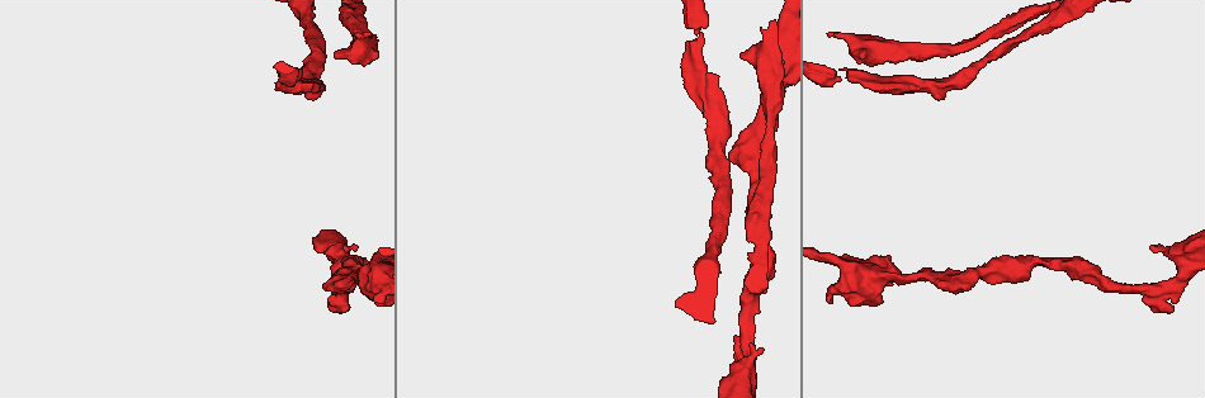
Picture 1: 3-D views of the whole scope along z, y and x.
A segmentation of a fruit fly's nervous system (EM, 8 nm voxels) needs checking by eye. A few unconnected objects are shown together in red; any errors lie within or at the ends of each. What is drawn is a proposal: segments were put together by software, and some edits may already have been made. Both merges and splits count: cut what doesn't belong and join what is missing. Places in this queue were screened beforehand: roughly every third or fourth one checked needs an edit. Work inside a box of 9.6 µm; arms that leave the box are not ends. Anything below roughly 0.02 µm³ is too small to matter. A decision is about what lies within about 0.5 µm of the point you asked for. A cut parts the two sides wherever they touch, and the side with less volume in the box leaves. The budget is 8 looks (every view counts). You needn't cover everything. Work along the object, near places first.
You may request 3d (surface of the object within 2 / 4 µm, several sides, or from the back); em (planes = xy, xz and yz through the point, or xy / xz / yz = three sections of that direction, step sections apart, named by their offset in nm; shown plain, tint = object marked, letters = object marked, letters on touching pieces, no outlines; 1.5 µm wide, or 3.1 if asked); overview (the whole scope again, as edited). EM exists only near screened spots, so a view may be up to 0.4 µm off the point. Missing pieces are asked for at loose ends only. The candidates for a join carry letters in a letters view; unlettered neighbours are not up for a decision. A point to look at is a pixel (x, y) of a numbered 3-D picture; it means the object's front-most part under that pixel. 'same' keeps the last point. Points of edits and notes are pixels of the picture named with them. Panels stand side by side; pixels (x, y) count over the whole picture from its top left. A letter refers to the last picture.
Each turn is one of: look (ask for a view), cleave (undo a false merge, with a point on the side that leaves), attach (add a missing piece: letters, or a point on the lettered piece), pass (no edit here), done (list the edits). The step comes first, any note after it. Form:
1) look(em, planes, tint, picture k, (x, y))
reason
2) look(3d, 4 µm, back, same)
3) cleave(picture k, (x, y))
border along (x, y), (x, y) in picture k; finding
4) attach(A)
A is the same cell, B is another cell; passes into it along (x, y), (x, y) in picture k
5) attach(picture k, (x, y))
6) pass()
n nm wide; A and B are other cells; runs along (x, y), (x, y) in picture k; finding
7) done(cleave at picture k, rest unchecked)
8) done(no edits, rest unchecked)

look(3d, 2 µm, back, picture 1, (838, 69))
free end

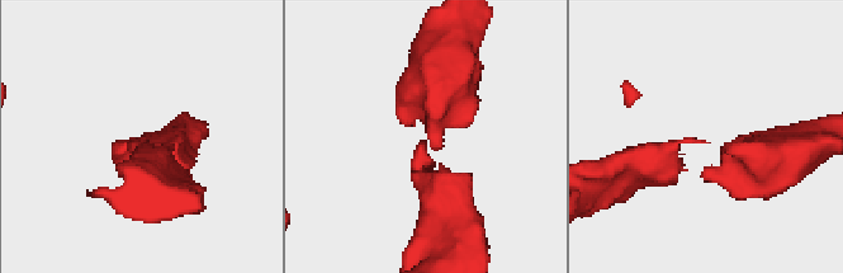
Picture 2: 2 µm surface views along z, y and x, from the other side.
look(em, xy, step 4, letters, picture 2, (136, 142))

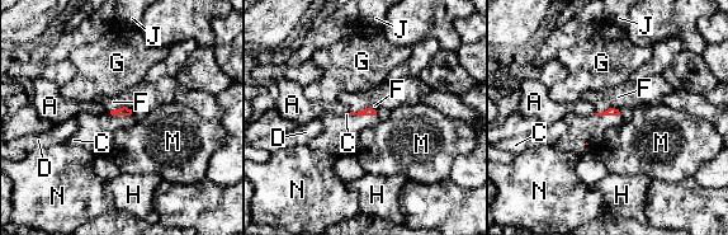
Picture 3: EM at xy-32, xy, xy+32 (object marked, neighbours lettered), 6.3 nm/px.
look(em, yz, step 4, letters, same)
cut it another way

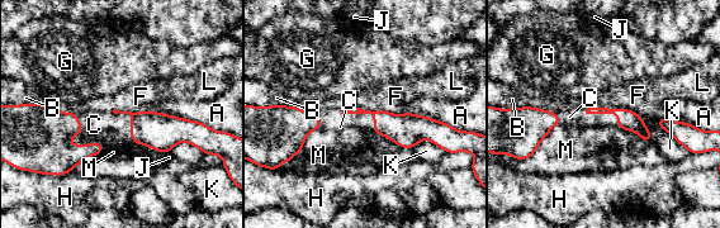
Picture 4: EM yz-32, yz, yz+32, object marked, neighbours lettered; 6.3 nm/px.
pass()
A, B, C, F, G, H, J, K, L and M are other cells; runs along (354, 110), (377, 114), (389, 126), (440, 126) in picture 4; no lettered piece goes on from it

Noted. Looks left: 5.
look(em, xy, step 8, letters, picture 1, (370, 33))
free end

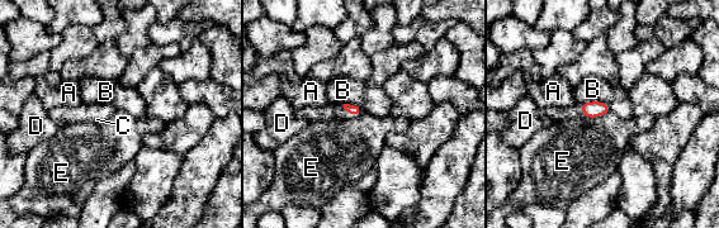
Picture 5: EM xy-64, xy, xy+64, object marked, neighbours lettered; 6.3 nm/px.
look(em, planes, letters, same)
cut it another way

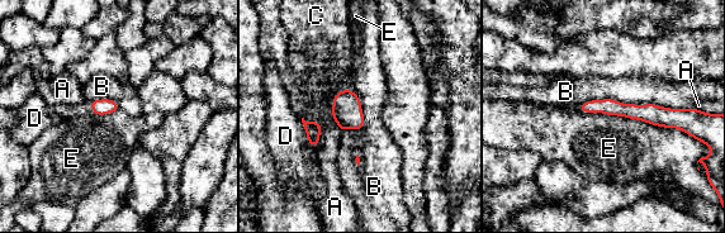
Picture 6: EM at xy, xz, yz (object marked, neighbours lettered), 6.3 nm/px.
attach(C)
C is the same cell, A, B, D and E are other cells; passes into it along (346, 110), (341, 90), (336, 52) in picture 6; it goes on there

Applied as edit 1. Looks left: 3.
look(3d, 4 µm, picture 1, (1153, 249))
branch stops here

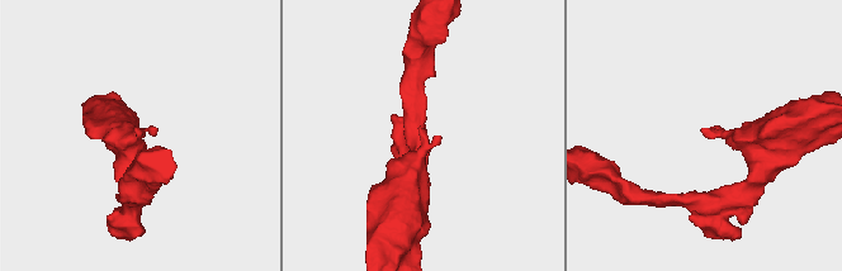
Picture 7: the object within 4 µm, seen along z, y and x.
look(em, xz, step 4, letters, picture 7, (418, 127))

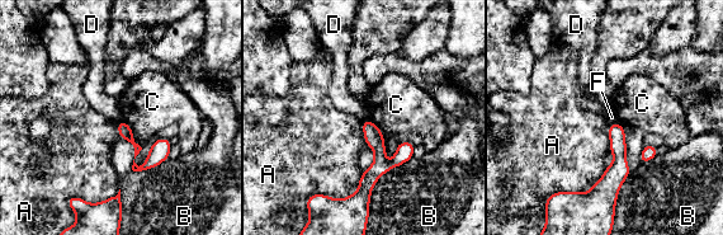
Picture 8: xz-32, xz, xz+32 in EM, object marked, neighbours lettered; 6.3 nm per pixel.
pass()
A, B, C, D and F are other cells; border along (119, 136), (133, 170), (168, 159) in picture 8; no lettered piece goes on from it

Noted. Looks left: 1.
done(attach at picture 6, rest unchecked)

